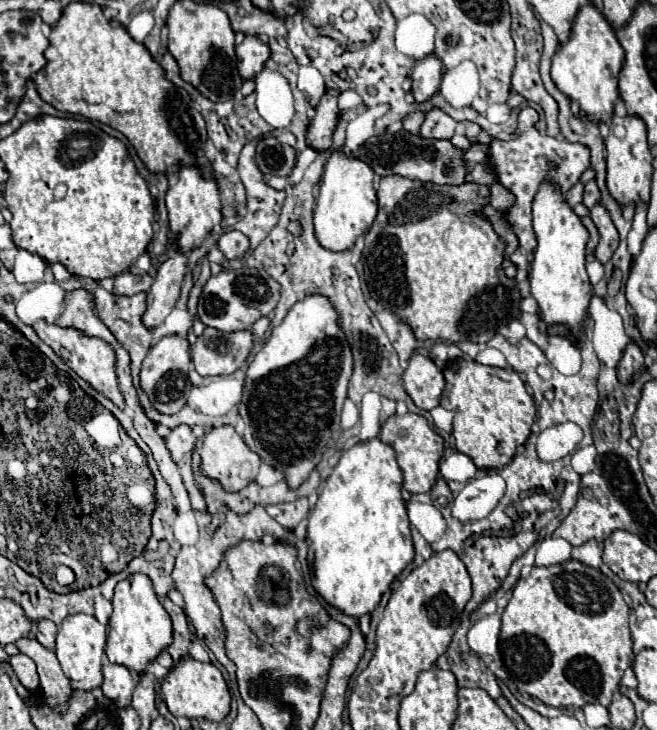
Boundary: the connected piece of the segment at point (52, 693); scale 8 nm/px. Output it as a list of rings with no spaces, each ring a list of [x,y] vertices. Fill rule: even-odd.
[[[18,638],[16,646],[22,654],[30,656],[38,666],[40,676],[40,690],[44,694],[44,700],[48,706],[56,710],[66,710],[66,702],[72,694],[72,686],[68,684],[68,678],[64,676],[60,662],[56,660],[56,654],[48,648],[44,648],[36,638]]]

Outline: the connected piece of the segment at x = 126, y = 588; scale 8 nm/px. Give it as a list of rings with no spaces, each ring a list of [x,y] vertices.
[[[132,574],[126,580],[120,580],[114,588],[112,598],[114,612],[108,622],[108,642],[106,642],[106,656],[110,662],[122,664],[138,674],[142,674],[144,666],[154,660],[162,650],[168,648],[172,642],[172,622],[168,612],[162,608],[152,580],[146,574]]]

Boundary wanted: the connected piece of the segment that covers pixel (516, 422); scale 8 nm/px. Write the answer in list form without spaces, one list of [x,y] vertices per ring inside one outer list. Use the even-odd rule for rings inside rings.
[[[436,344],[430,350],[430,356],[442,368],[446,378],[440,406],[454,414],[452,434],[456,450],[470,456],[474,464],[484,470],[506,466],[514,458],[516,446],[524,444],[530,436],[536,418],[534,400],[526,392],[520,376],[512,368],[496,368],[476,360],[464,360],[456,346]]]

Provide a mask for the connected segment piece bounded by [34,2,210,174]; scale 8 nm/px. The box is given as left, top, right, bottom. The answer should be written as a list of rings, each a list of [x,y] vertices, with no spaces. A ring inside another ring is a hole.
[[[70,2],[64,8],[60,20],[52,26],[48,40],[50,46],[44,52],[46,66],[34,76],[36,92],[44,102],[52,104],[60,112],[78,114],[120,130],[136,148],[140,160],[148,166],[150,172],[168,174],[168,170],[176,170],[180,162],[210,170],[210,162],[202,152],[202,144],[208,136],[206,124],[200,112],[194,108],[190,94],[166,78],[164,68],[150,56],[144,44],[136,42],[126,32],[126,28],[112,26],[110,20],[104,18],[104,8],[100,4]]]

